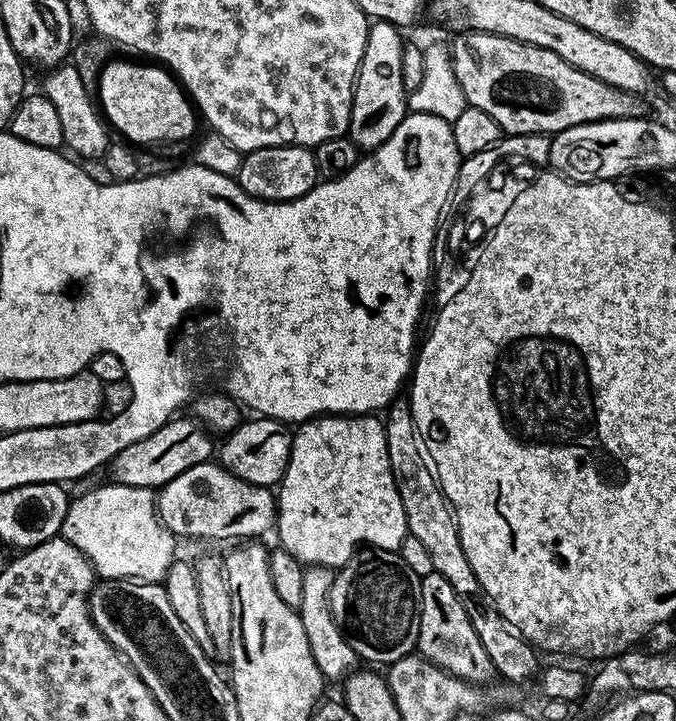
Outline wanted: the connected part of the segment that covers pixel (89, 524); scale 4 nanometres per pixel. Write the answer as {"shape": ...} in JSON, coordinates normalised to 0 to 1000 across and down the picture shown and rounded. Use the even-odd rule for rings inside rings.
{"shape":[[[158,669],[149,677],[136,677],[118,689],[108,692],[98,707],[98,718],[89,731],[89,742],[115,757],[136,786],[142,789],[143,800],[157,804],[217,804],[220,807],[241,806],[251,791],[254,778],[262,775],[262,745],[257,743],[237,721],[231,710],[232,684],[222,677],[186,674],[170,669]]]}

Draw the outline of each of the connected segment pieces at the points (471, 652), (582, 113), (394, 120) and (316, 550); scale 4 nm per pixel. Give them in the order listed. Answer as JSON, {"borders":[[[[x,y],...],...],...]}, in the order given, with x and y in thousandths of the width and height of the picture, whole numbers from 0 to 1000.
{"borders":[[[[636,793],[621,803],[620,877],[615,902],[638,921],[697,949],[722,951],[737,935],[725,910],[714,900],[713,890],[709,889],[707,879],[703,878],[701,868],[697,867],[689,846],[683,842],[683,835],[672,824],[666,807],[646,793]]],[[[686,42],[679,46],[680,50],[675,57],[666,61],[669,94],[672,107],[683,119],[683,128],[688,130],[691,143],[707,153],[719,153],[719,158],[725,158],[725,164],[731,164],[731,169],[737,169],[741,184],[757,187],[790,187],[793,184],[821,186],[837,180],[843,175],[855,175],[857,172],[871,172],[880,166],[938,166],[954,160],[953,144],[945,132],[938,128],[922,128],[908,119],[902,119],[896,114],[891,114],[885,108],[879,108],[873,103],[867,103],[861,97],[855,97],[849,92],[843,92],[843,86],[831,86],[831,80],[825,80],[825,75],[820,75],[820,69],[802,69],[802,64],[784,64],[778,58],[766,58],[760,53],[749,53],[737,47],[725,47],[723,44],[701,44]]],[[[559,28],[544,35],[541,69],[536,69],[536,86],[521,126],[521,151],[515,171],[513,190],[524,197],[534,212],[552,211],[596,169],[605,154],[601,123],[595,114],[595,75],[601,65],[593,40],[586,35]]],[[[487,574],[451,583],[436,595],[426,645],[407,689],[405,738],[414,742],[413,759],[423,761],[436,777],[451,785],[478,785],[500,791],[519,771],[527,770],[534,757],[544,756],[584,766],[605,742],[595,691],[586,678],[583,657],[574,648],[568,583],[556,574]]]]}

